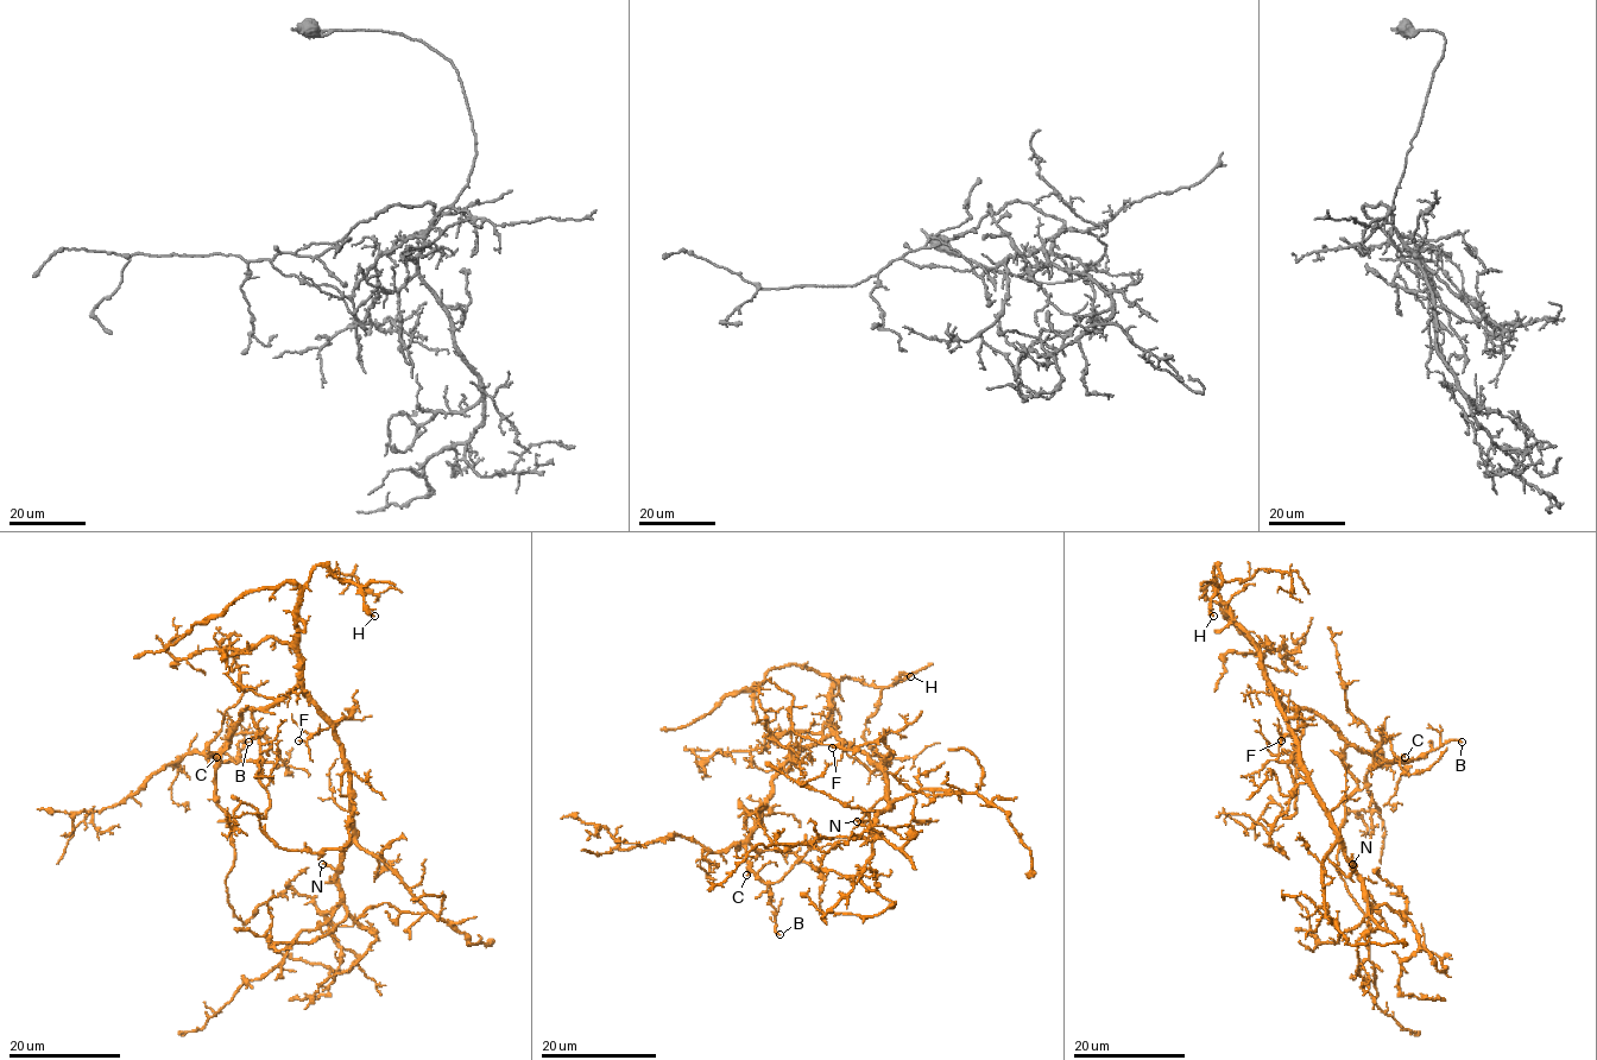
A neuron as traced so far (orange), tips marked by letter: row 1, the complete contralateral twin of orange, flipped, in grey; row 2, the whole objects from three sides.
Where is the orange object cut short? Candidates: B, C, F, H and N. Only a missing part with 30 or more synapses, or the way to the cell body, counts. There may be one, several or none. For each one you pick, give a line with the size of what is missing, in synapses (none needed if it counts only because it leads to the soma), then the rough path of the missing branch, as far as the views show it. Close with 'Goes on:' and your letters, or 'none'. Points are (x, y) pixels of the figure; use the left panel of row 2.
Goes on: none

